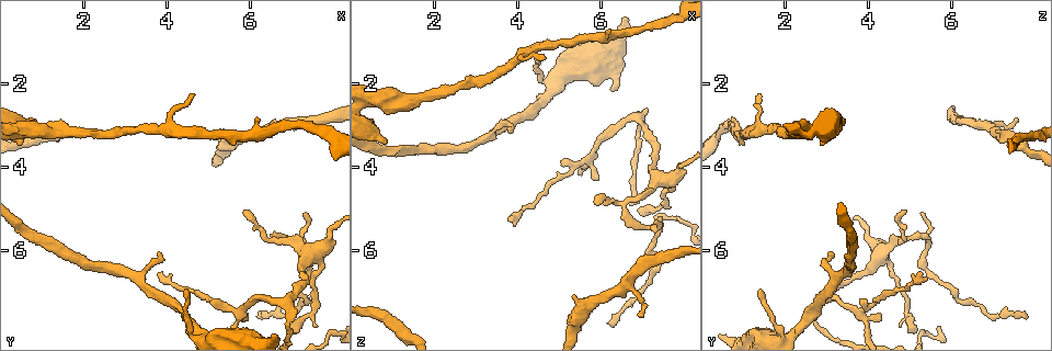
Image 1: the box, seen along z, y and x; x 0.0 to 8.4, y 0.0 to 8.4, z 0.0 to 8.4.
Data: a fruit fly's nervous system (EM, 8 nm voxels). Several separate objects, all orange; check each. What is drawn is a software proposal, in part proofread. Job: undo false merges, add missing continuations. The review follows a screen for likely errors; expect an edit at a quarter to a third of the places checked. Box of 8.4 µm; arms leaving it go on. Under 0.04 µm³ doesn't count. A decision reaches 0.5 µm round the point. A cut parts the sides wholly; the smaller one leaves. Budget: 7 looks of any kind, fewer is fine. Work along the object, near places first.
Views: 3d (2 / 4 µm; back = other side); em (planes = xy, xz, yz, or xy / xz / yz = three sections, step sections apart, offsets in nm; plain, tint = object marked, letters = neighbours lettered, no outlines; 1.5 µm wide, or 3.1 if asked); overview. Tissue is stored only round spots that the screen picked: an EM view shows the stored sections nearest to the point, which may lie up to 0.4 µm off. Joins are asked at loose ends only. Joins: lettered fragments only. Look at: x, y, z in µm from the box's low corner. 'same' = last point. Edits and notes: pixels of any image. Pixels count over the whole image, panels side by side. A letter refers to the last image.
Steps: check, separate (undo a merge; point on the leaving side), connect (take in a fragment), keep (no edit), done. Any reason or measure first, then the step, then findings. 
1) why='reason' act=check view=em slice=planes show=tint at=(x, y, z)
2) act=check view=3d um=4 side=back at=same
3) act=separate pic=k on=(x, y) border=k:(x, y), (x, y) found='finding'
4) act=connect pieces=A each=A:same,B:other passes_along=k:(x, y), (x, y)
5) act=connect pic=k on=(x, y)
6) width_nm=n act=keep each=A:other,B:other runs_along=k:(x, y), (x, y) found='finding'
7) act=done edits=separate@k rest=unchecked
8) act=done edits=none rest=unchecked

why='calibre changes' act=check view=em slice=yz step=4 show=tint at=(1.35, 3.15, 2.50)

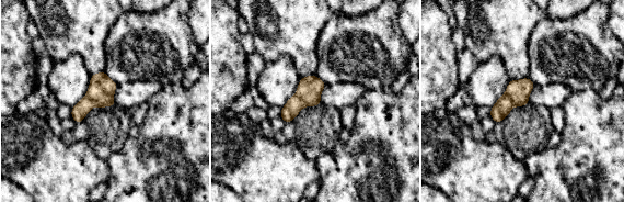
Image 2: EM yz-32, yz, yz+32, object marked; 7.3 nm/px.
why='another direction' act=check view=em slice=planes show=letters at=same

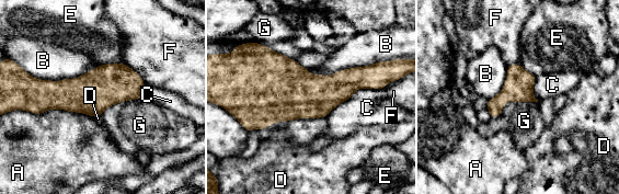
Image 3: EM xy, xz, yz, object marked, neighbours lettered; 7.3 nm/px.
longest_contact=B:550nm act=keep each=A:other,B:other,C:other,D:other,E:other,F:other,G:other found='one neuron here'

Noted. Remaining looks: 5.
why='tapers out' act=check view=3d um=4 at=(4.45, 6.90, 1.50)

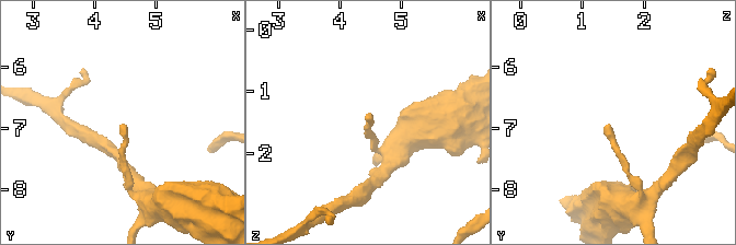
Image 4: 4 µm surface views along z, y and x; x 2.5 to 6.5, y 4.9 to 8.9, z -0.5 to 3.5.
act=check view=em slice=xy step=8 show=tint at=(4.45, 6.95, 1.45)

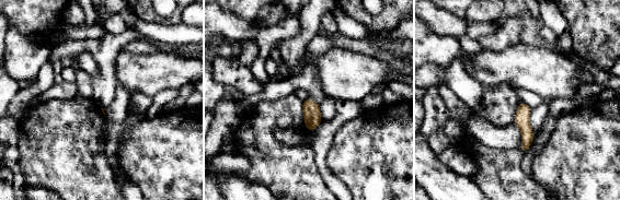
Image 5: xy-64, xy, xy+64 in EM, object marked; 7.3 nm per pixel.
why='cut it another way' act=check view=em slice=planes show=letters at=same

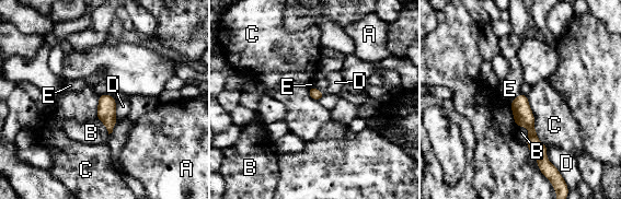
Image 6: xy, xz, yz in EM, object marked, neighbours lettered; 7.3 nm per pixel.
act=keep each=A:other,B:other,C:other,D:other,E:other border=6:(526, 96), (536, 136), (547, 148) found='no lettered fragment goes on from it'

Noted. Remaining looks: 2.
why='tapers out' act=check view=3d um=2 at=(5.85, 4.95, 4.90)

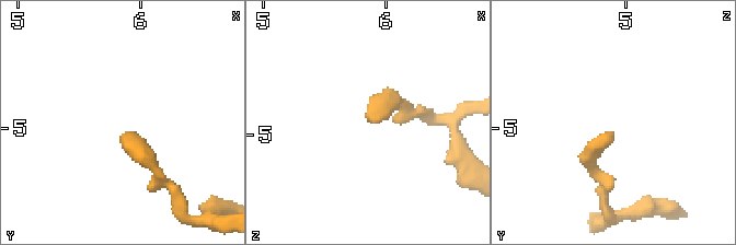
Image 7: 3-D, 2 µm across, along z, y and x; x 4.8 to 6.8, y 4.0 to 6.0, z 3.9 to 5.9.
act=check view=em slice=xy step=4 show=letters at=(5.88, 5.00, 4.88)

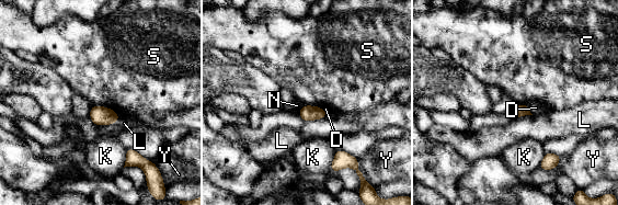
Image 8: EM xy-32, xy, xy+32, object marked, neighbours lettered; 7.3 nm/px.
act=keep each=D:other,K:other,L:other,N:other,S:other,Y:other border=8:(91, 105), (104, 105), (119, 115) found='none of them fits'

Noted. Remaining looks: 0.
act=done edits=none rest=unchecked

